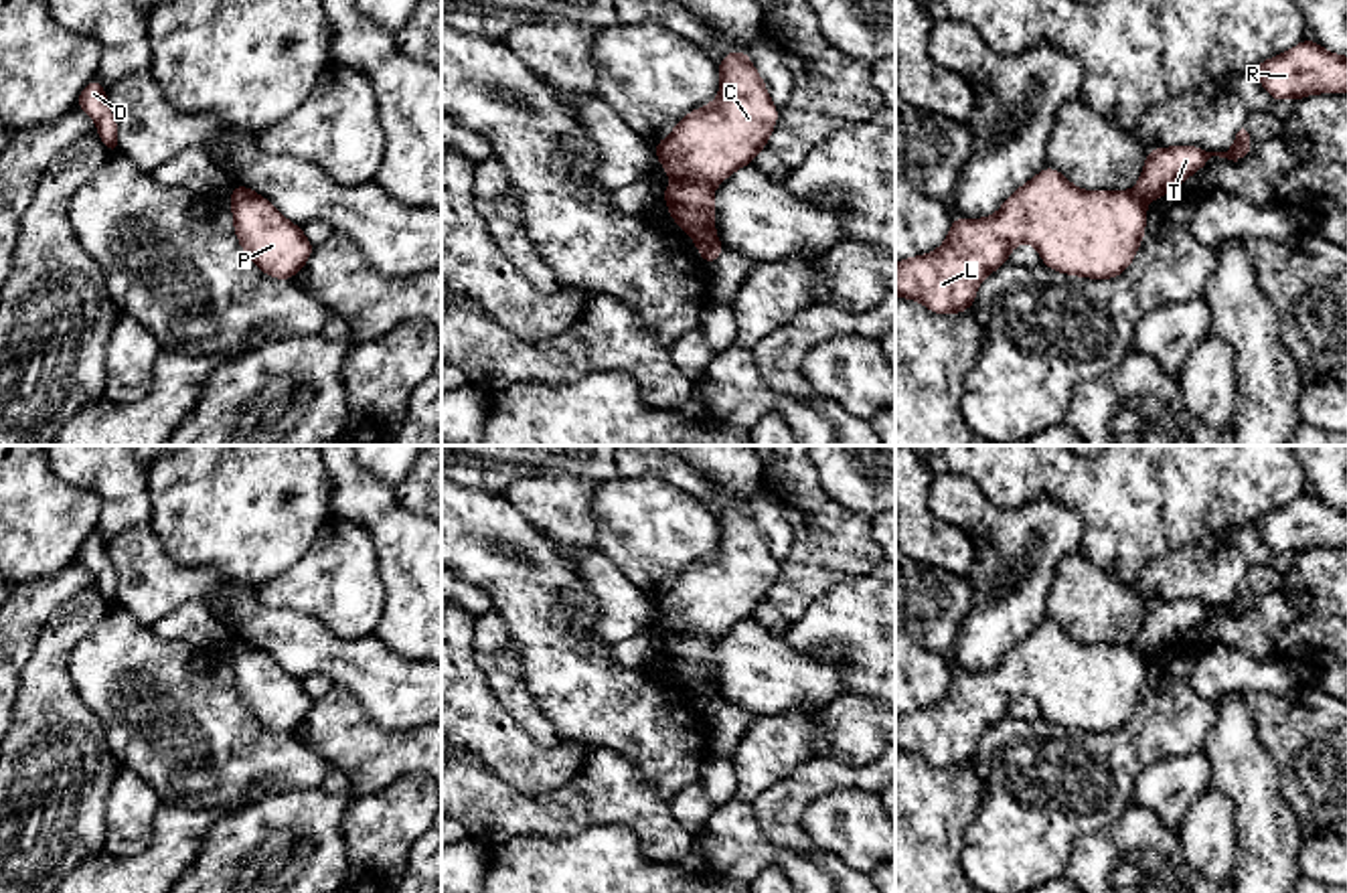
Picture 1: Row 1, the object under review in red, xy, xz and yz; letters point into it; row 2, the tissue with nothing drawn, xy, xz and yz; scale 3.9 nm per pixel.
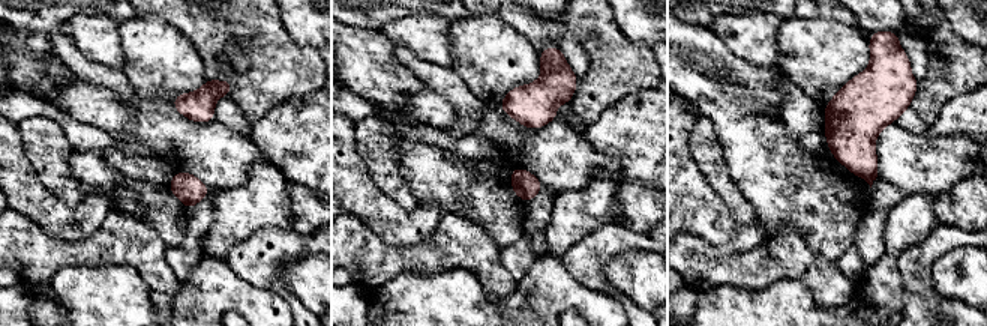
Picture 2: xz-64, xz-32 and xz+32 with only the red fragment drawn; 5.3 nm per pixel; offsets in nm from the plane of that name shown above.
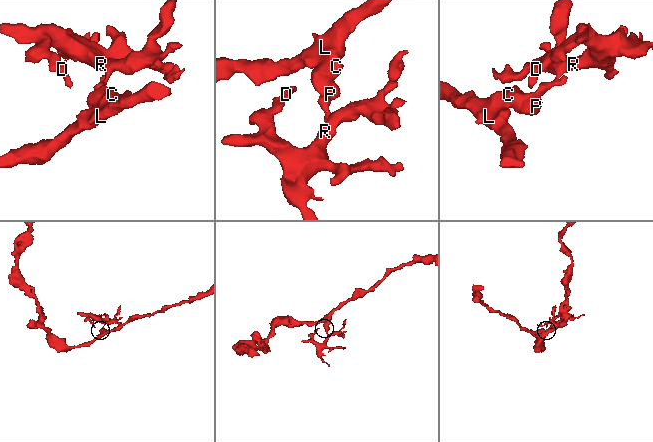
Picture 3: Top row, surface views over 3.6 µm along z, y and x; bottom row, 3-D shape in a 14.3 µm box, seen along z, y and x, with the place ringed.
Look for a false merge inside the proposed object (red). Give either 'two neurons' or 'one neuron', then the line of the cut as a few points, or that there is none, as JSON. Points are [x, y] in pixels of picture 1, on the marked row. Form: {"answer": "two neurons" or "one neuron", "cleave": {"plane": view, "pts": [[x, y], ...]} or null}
{"answer": "two neurons", "cleave": {"plane": "xz", "pts": [[691, 231], [709, 231], [714, 235]]}}

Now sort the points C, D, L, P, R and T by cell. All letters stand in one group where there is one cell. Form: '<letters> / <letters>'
C L P / D R T

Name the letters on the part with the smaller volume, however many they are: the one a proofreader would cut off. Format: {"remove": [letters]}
{"remove": ["D", "R", "T"]}

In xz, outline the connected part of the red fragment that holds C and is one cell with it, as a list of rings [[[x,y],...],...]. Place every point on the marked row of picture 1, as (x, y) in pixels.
[[[731,51],[717,67],[717,99],[689,111],[654,144],[654,156],[675,180],[660,194],[670,219],[687,233],[715,235],[713,188],[766,150],[780,111],[745,51]]]

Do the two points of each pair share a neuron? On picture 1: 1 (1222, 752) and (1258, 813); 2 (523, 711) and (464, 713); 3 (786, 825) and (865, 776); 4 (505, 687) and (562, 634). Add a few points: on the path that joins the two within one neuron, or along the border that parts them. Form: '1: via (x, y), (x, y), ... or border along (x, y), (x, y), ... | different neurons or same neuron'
1: via (1236, 766), (1254, 784), (1258, 798) | same neuron
2: border along (481, 671), (497, 703), (539, 746) | different neurons
3: via (795, 802), (819, 778), (843, 778) | same neuron
4: border along (507, 626), (519, 653), (525, 685), (545, 713) | different neurons

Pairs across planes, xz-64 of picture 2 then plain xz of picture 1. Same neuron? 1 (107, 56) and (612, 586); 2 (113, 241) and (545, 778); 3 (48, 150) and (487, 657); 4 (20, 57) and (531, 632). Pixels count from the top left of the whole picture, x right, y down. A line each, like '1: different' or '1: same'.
1: different
2: different
3: same
4: same

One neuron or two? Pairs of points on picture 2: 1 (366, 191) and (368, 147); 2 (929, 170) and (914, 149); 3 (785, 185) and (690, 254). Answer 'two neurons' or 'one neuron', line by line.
1: two neurons
2: one neuron
3: two neurons

